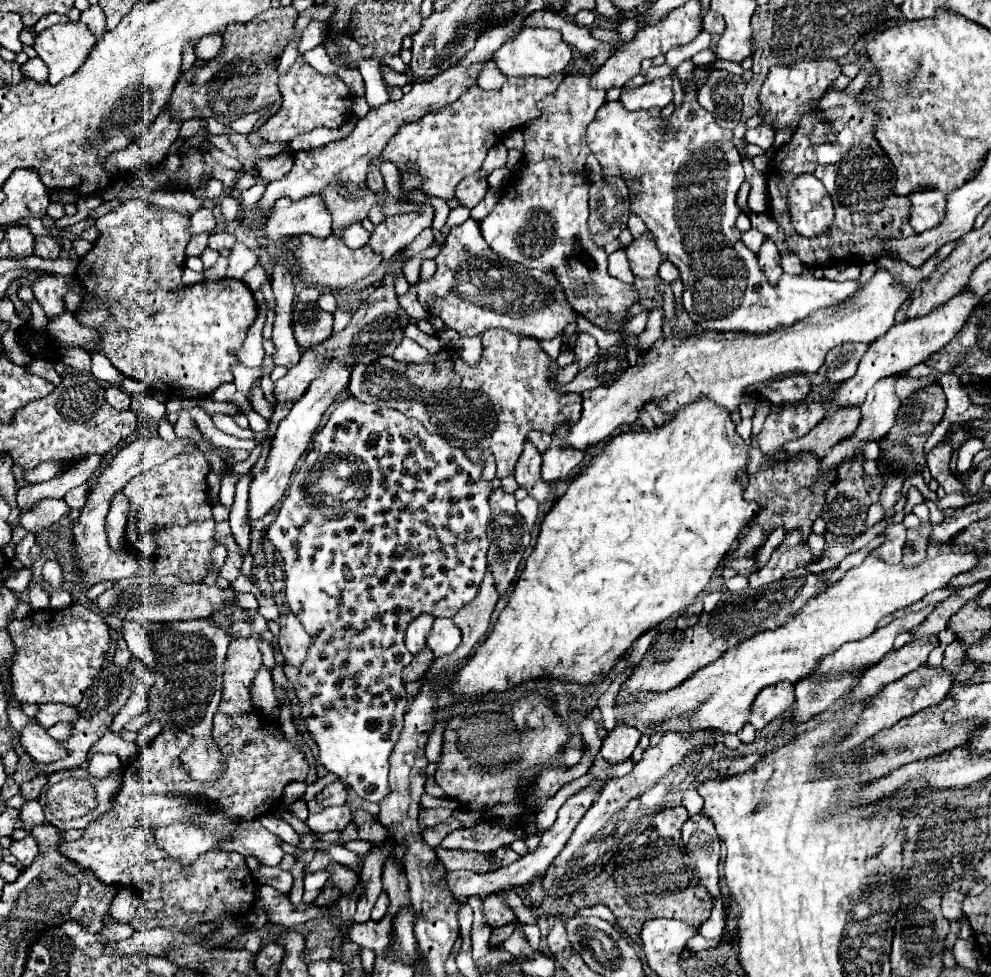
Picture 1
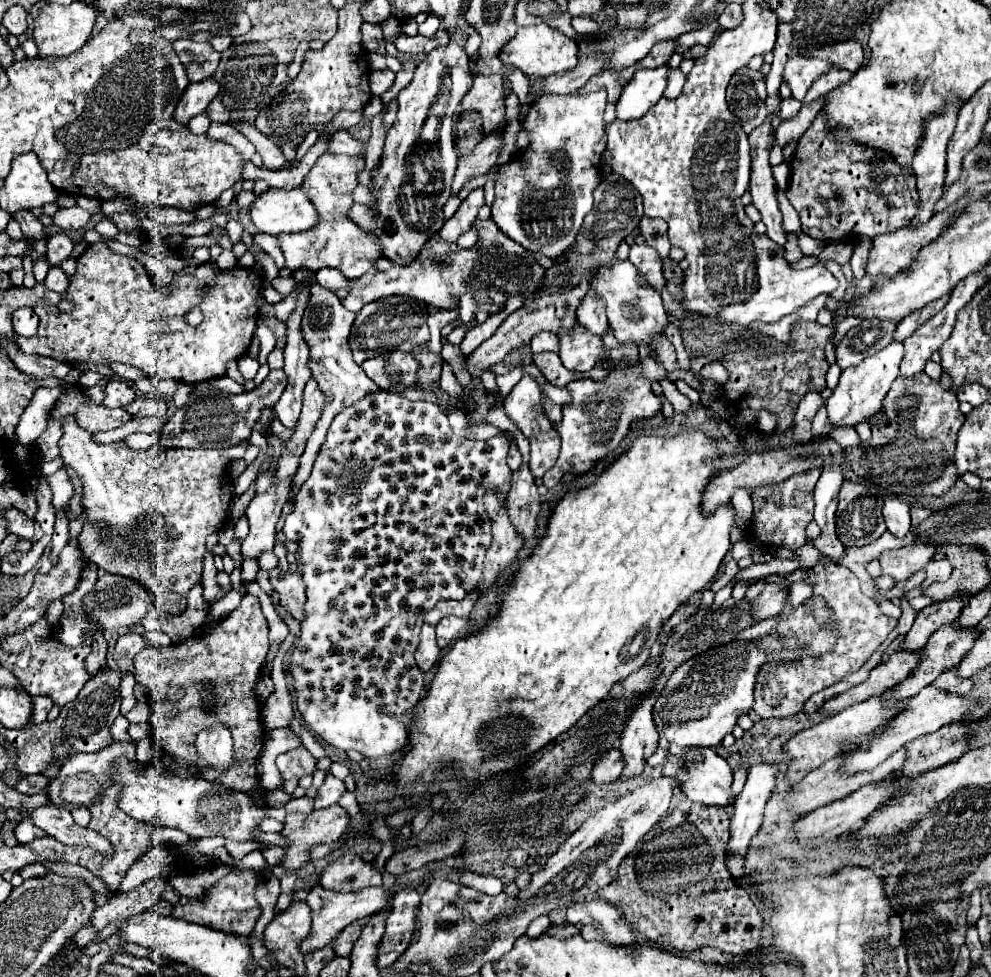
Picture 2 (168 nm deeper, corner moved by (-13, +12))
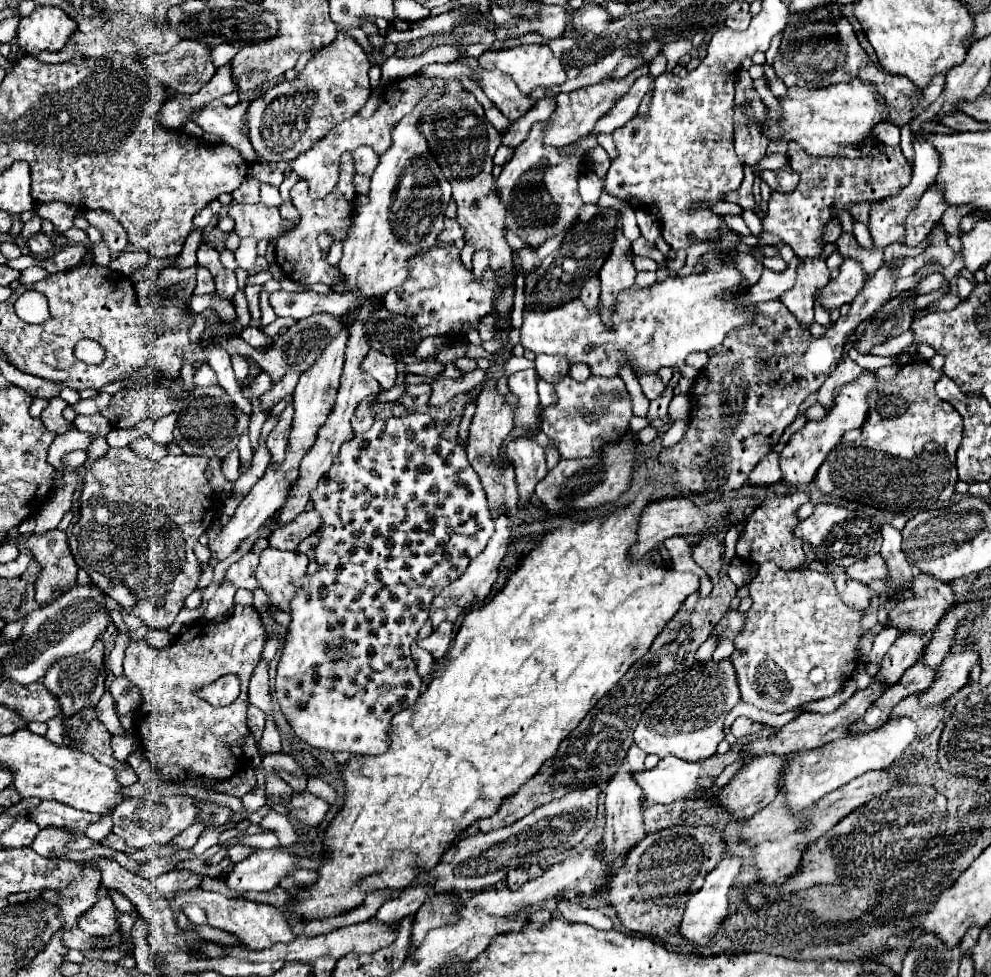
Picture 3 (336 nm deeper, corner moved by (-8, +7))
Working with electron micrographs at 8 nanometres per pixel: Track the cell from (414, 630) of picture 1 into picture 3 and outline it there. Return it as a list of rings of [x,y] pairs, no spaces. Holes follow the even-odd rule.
[[[502,513],[500,517],[496,517],[496,521],[494,521],[496,531],[494,531],[494,535],[490,537],[486,549],[484,549],[482,553],[478,553],[478,555],[470,561],[468,569],[466,569],[456,581],[452,581],[446,589],[442,589],[442,593],[440,593],[438,597],[434,597],[432,607],[430,607],[430,621],[432,621],[432,627],[434,627],[434,629],[438,629],[438,625],[440,625],[442,621],[452,621],[452,623],[454,623],[460,615],[464,615],[464,613],[470,611],[470,609],[480,607],[480,605],[486,601],[486,597],[490,595],[492,585],[494,585],[494,581],[496,581],[496,577],[498,577],[498,565],[500,565],[500,561],[504,559],[504,555],[508,553],[508,545],[510,545],[510,541],[512,541],[512,533],[510,533],[508,525],[510,525],[510,521],[508,521],[508,517],[506,517],[504,513]]]

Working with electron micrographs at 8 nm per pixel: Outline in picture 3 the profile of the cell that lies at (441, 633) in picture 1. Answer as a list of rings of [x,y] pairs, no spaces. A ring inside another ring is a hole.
[[[442,623],[430,637],[420,641],[420,647],[426,649],[434,659],[442,659],[450,647],[452,639],[452,623]]]

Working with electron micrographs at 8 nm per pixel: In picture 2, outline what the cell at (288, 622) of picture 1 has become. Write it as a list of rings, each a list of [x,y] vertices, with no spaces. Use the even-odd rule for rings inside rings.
[[[281,568],[269,570],[269,578],[273,588],[281,596],[281,606],[299,622],[303,622],[303,606],[305,606],[305,584],[301,580],[301,574],[291,574]]]

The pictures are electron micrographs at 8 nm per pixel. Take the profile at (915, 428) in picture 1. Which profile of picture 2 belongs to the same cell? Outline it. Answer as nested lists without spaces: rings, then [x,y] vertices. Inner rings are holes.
[[[919,372],[915,380],[903,380],[899,376],[883,402],[883,408],[887,408],[887,414],[891,416],[891,424],[883,428],[871,428],[873,436],[869,442],[861,442],[859,446],[847,446],[847,462],[853,468],[853,472],[861,478],[873,480],[875,484],[883,486],[889,492],[897,494],[927,494],[927,496],[943,496],[959,476],[953,454],[955,454],[955,440],[957,432],[963,426],[965,416],[959,410],[959,400],[953,390],[945,390],[939,380],[929,378],[925,372]]]

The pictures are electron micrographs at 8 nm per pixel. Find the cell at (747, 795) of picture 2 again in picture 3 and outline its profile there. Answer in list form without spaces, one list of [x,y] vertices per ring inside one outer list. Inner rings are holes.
[[[726,853],[724,859],[722,859],[722,863],[706,877],[704,887],[688,899],[686,911],[684,911],[682,921],[680,921],[680,935],[686,941],[694,943],[696,947],[706,947],[710,943],[712,935],[720,927],[720,921],[728,913],[728,891],[732,889],[732,881],[738,875],[738,871],[740,871],[740,859],[734,857],[732,853]]]

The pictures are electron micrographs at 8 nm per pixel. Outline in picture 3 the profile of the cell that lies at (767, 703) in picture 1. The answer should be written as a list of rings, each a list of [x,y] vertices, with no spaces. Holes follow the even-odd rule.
[[[762,563],[758,565],[758,575],[750,583],[750,597],[752,607],[748,611],[744,629],[734,639],[736,649],[730,657],[742,693],[742,701],[752,703],[764,711],[786,713],[798,709],[804,703],[834,695],[846,681],[846,667],[848,679],[852,677],[858,665],[856,659],[860,657],[856,645],[864,635],[860,627],[862,617],[842,605],[842,599],[838,597],[830,575],[822,575],[812,569],[784,571],[778,569],[774,563]]]

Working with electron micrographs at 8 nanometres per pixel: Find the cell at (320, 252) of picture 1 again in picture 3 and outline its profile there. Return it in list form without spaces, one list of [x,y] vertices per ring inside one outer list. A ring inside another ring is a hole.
[[[344,153],[342,155],[342,163],[340,163],[340,181],[334,187],[334,191],[322,199],[322,201],[312,201],[308,197],[308,185],[306,181],[298,181],[292,191],[290,191],[290,199],[294,203],[294,207],[298,209],[302,221],[298,223],[296,229],[292,229],[290,233],[286,233],[284,237],[278,239],[276,243],[276,263],[280,265],[282,273],[296,281],[296,283],[324,283],[324,285],[334,285],[334,281],[338,281],[340,273],[336,267],[332,267],[326,259],[322,259],[320,255],[320,247],[318,247],[318,235],[324,231],[330,231],[334,235],[334,239],[344,239],[348,237],[348,231],[352,227],[352,217],[354,217],[354,199],[356,199],[356,189],[354,189],[354,159],[352,153]]]

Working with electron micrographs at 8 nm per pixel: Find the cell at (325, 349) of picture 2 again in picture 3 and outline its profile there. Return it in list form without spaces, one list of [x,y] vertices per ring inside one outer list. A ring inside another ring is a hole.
[[[312,315],[308,319],[302,319],[298,323],[294,323],[286,333],[278,335],[272,343],[270,349],[266,351],[256,351],[254,347],[250,347],[242,337],[228,337],[228,335],[222,335],[222,337],[216,337],[218,339],[218,345],[228,351],[230,355],[232,353],[240,353],[240,355],[250,355],[258,367],[270,375],[272,379],[272,387],[270,391],[266,391],[264,395],[258,397],[262,409],[266,411],[266,415],[270,415],[272,407],[282,401],[284,397],[292,395],[296,383],[298,383],[298,377],[310,367],[314,365],[314,357],[318,357],[318,353],[322,353],[326,341],[330,341],[330,337],[334,337],[334,333],[338,331],[338,319],[336,317],[330,317],[330,315]]]

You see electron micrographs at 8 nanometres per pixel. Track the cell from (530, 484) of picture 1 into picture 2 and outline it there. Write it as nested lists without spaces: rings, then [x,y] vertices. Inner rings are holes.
[[[523,376],[519,380],[519,384],[511,390],[511,394],[503,400],[503,406],[505,406],[505,412],[507,416],[517,424],[517,428],[529,438],[531,442],[531,460],[529,460],[529,466],[531,466],[531,474],[541,478],[557,460],[557,454],[559,454],[559,434],[557,430],[551,426],[551,422],[547,420],[545,416],[545,410],[543,408],[535,408],[535,402],[539,404],[541,400],[541,392],[539,392],[539,386],[535,384],[535,380],[531,380],[529,376]]]

